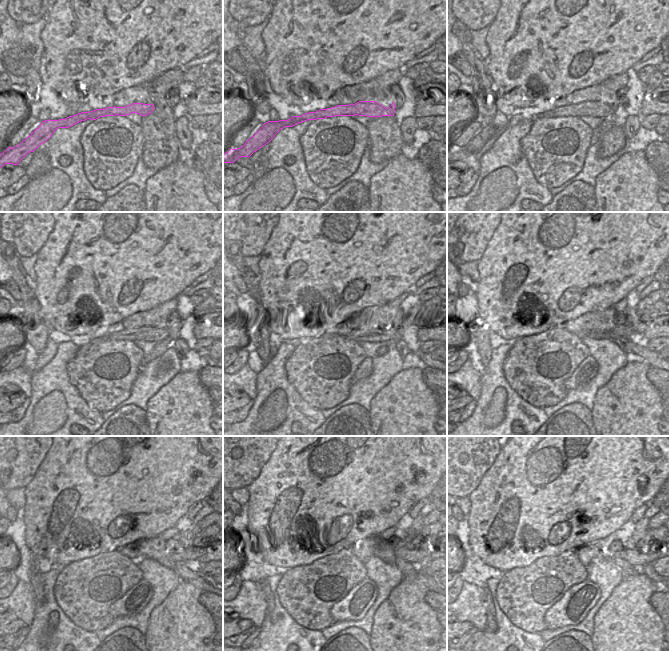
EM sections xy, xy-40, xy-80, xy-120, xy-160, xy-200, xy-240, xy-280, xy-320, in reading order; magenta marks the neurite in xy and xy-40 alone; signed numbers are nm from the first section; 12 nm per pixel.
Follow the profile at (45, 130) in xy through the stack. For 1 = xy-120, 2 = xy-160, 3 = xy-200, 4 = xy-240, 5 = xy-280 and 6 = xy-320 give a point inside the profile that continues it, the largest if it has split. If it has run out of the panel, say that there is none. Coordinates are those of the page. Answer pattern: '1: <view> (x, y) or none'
1: xy-120 (143, 333)
2: xy-160 (374, 335)
3: xy-200 (626, 330)
4: xy-240 (194, 553)
5: xy-280 (426, 553)
6: xy-320 (650, 549)

